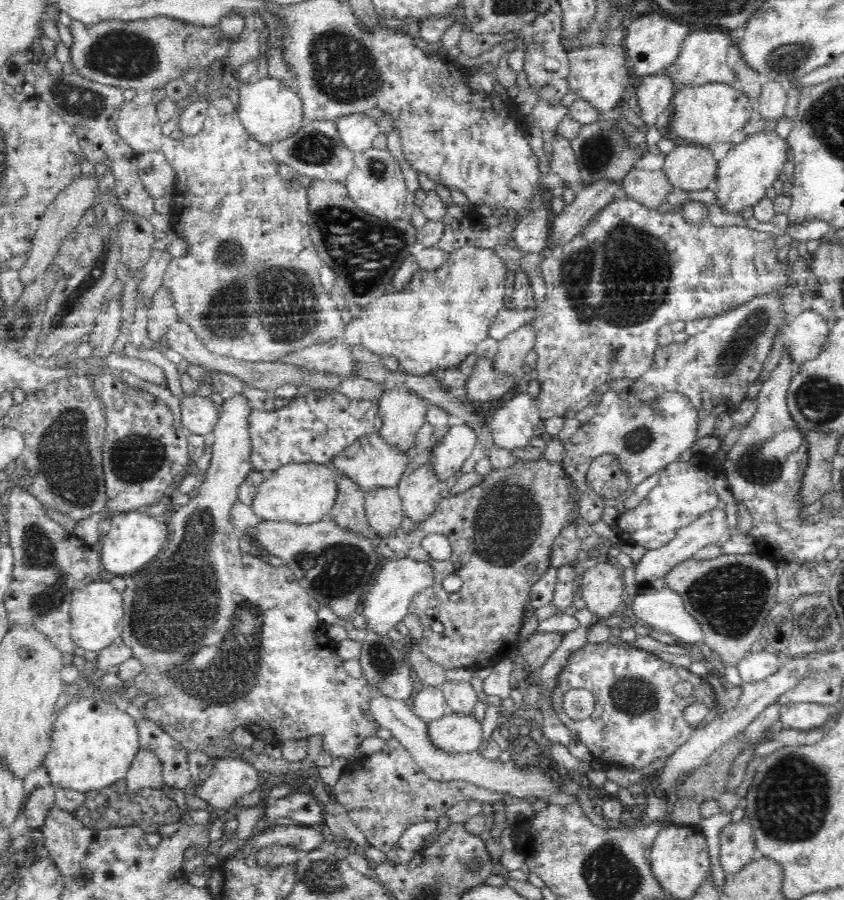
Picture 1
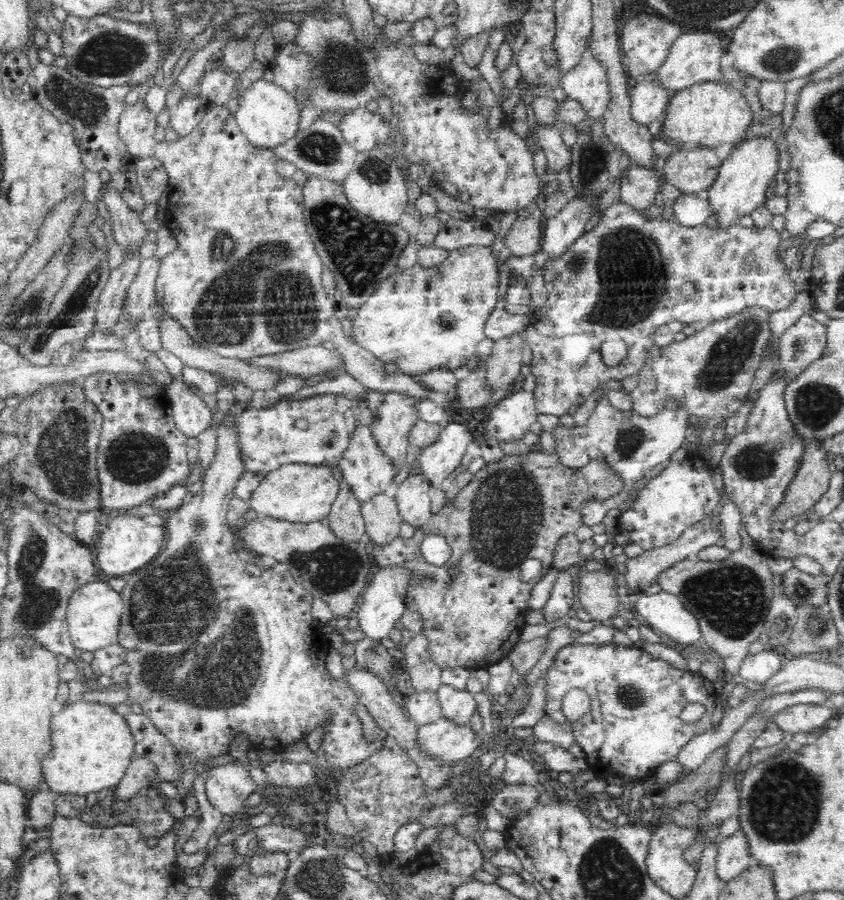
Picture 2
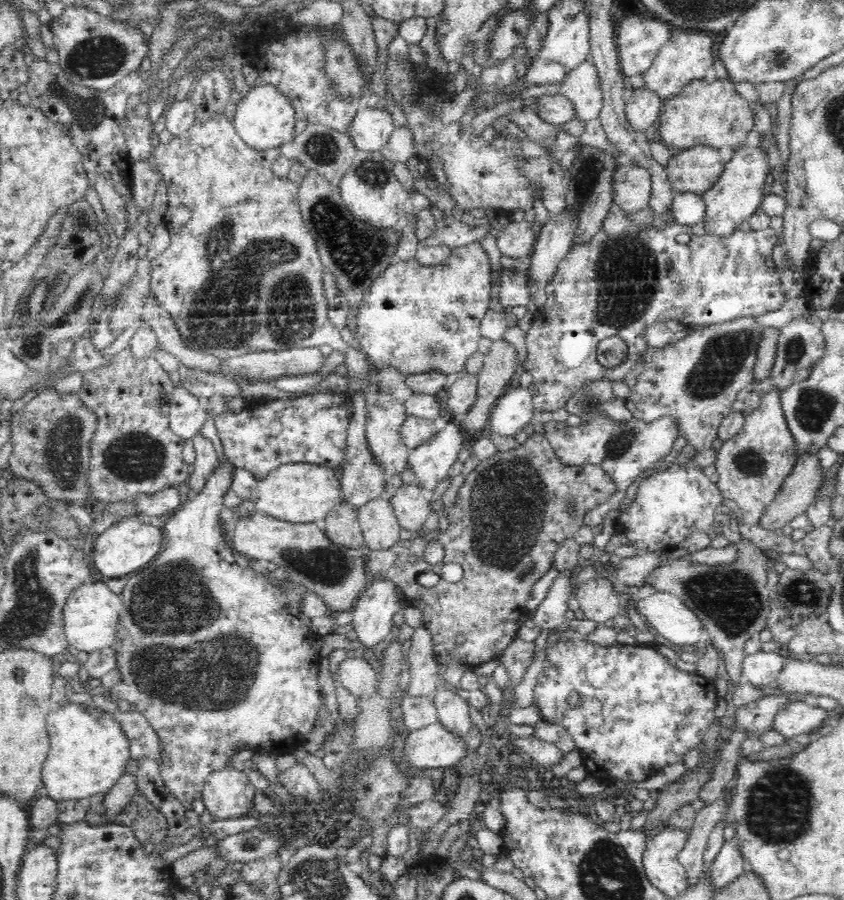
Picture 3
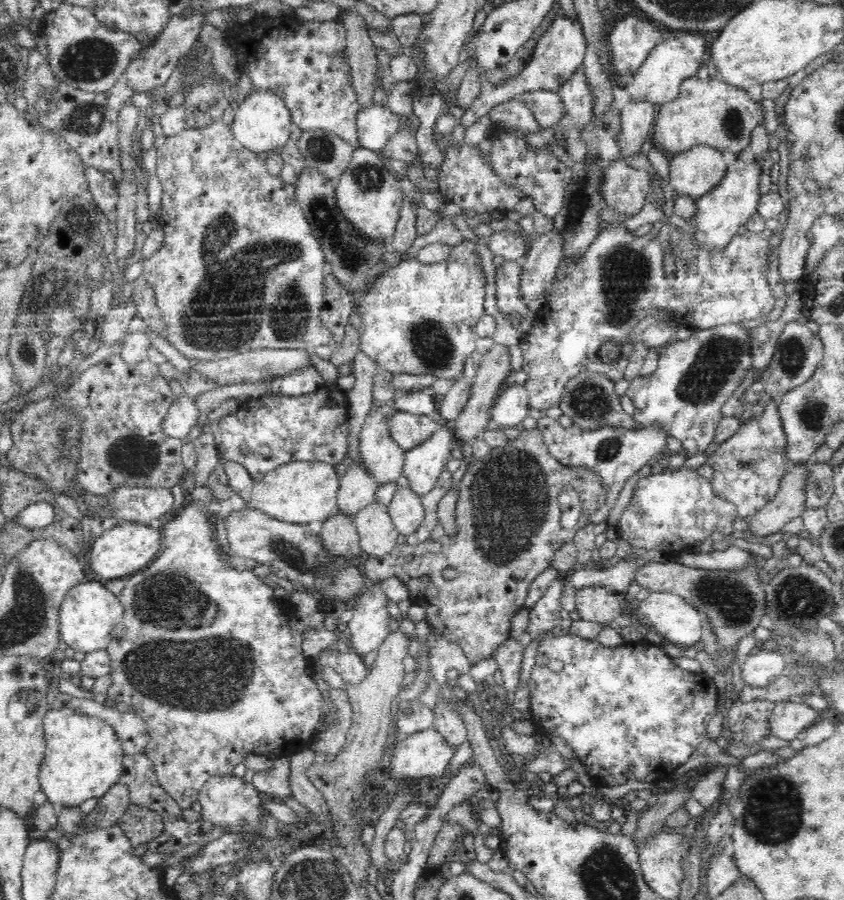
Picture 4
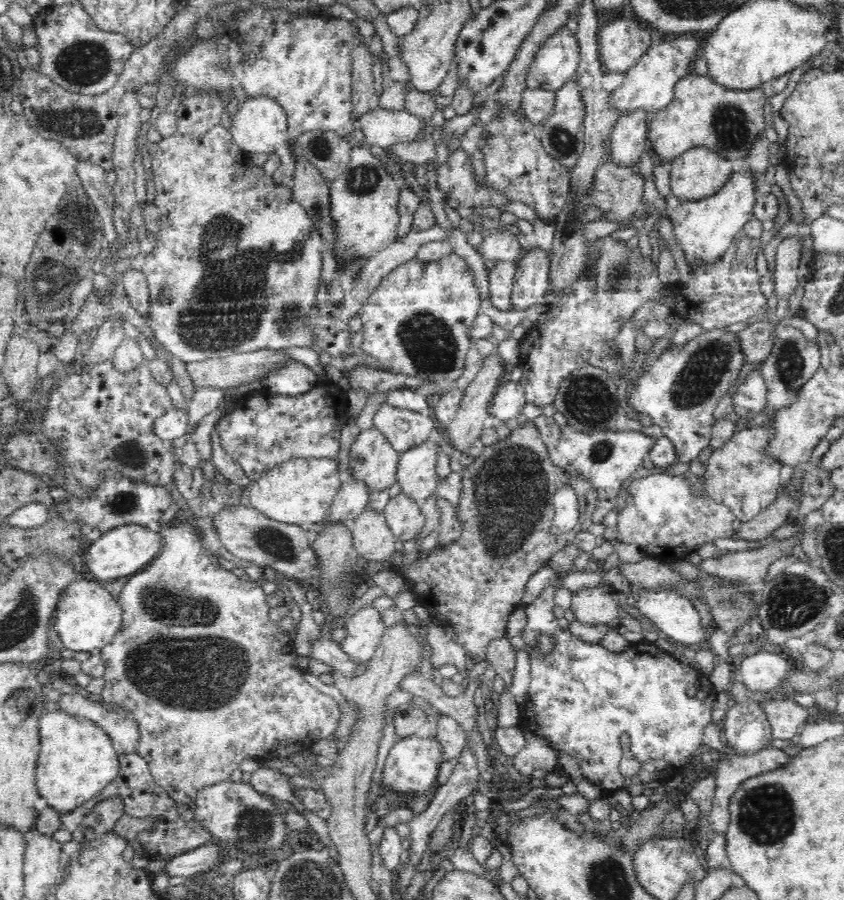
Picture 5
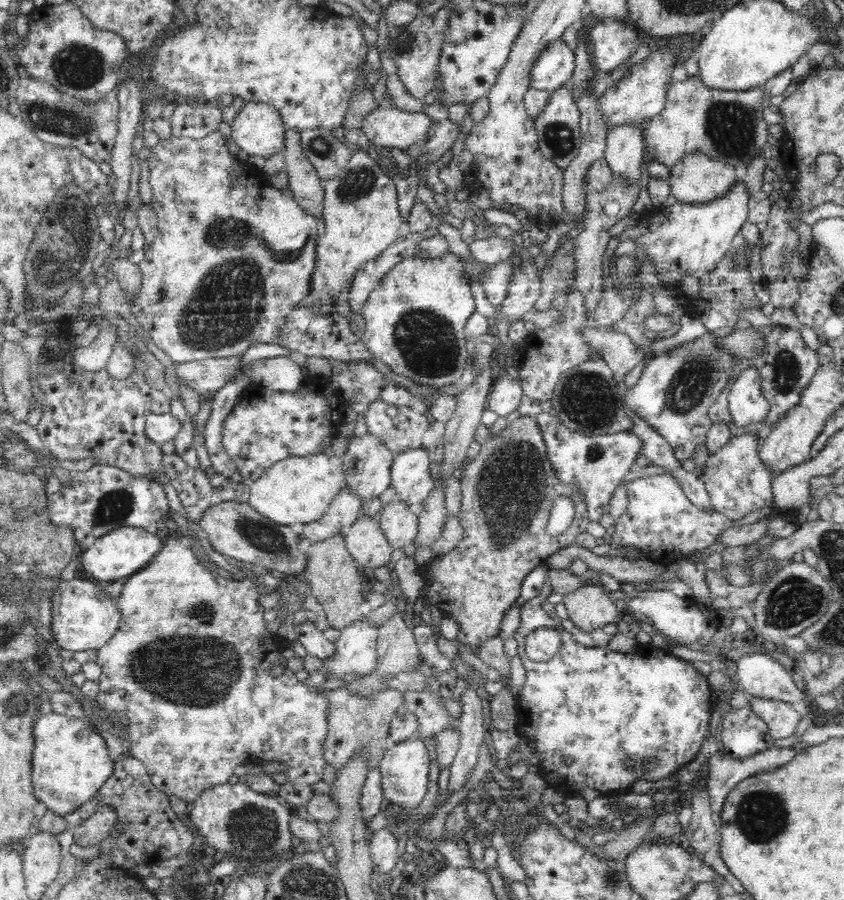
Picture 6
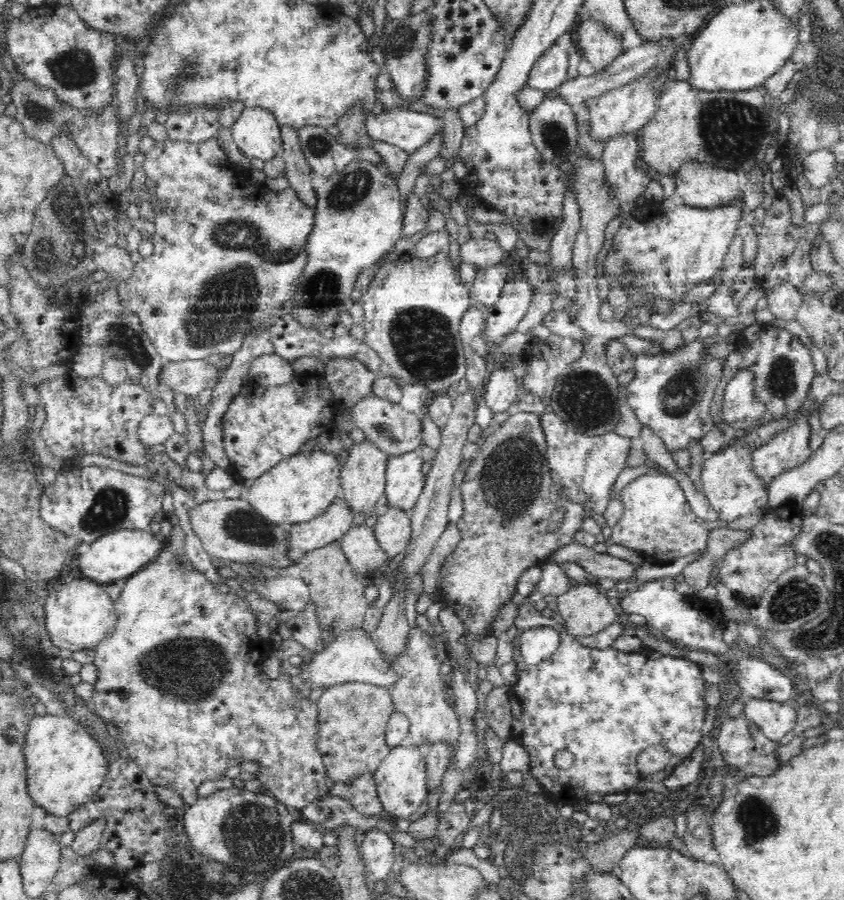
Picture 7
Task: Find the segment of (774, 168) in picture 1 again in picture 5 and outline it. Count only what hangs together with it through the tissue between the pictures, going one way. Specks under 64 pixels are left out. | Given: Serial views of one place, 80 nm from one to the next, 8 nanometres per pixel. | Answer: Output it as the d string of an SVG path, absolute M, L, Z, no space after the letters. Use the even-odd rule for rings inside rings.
M733 172L726 184L712 196L702 200L680 204L668 215L678 246L685 255L691 269L698 266L698 260L714 262L724 256L726 250L734 242L736 234L753 215L757 202L757 180L752 172Z

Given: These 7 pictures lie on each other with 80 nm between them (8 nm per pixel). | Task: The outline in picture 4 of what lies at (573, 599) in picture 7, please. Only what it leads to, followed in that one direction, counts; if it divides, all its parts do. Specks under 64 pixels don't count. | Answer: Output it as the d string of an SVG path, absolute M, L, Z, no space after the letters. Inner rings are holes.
M587 586L576 591L576 610L581 619L612 625L621 614L622 599L603 586Z

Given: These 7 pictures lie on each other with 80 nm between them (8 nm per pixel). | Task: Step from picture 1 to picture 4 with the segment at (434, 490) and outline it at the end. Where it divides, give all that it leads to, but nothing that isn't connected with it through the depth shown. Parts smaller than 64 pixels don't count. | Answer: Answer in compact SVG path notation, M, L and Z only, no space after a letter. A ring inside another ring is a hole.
M410 487L396 490L388 511L390 511L396 529L406 537L416 533L424 520L424 512L426 512L422 504L422 496Z

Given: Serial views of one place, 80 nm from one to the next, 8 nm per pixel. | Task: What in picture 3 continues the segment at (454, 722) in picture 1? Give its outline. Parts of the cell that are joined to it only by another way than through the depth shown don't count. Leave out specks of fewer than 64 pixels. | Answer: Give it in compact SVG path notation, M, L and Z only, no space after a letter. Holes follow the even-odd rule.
M436 721L425 728L411 732L405 742L402 755L404 755L404 759L408 759L408 763L412 764L412 767L442 770L445 767L452 767L458 760L462 760L464 756L468 755L468 740L465 736L459 736L457 732L448 729L442 721Z

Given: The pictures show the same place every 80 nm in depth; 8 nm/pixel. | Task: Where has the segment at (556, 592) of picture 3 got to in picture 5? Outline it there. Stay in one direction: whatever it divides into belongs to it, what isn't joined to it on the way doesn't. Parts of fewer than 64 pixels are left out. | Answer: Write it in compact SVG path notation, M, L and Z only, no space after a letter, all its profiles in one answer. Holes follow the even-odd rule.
M548 585L537 600L527 608L528 625L522 632L522 651L530 660L530 678L526 699L523 703L524 714L519 716L522 729L530 729L542 736L557 752L566 750L574 754L580 763L582 774L592 784L611 793L630 783L620 773L620 760L624 756L624 742L628 742L628 752L640 762L635 780L640 783L676 780L681 769L688 765L703 742L704 728L712 722L712 710L718 692L714 692L709 678L693 667L685 667L674 656L660 647L650 645L641 648L631 644L623 651L612 652L600 643L590 644L573 636L572 632L560 630L558 619L554 617L556 586ZM543 637L555 640L554 647L544 654L534 651Z

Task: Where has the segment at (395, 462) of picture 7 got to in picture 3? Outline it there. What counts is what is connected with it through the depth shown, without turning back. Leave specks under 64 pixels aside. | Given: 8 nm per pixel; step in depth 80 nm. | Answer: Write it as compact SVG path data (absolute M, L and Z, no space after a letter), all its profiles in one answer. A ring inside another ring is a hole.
M453 420L428 442L410 450L407 464L416 476L416 485L428 493L436 488L448 476L448 470L454 466L462 448L469 442L460 422Z

